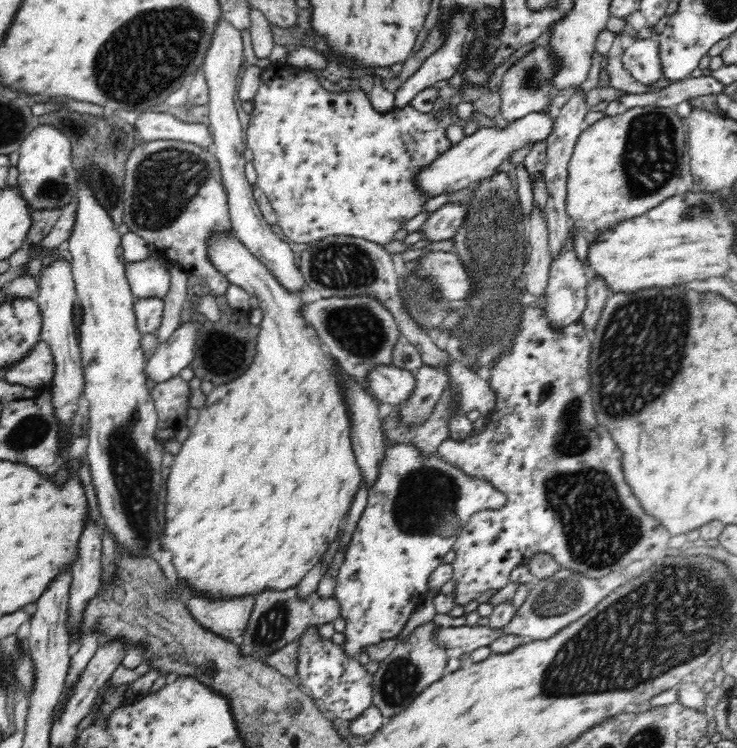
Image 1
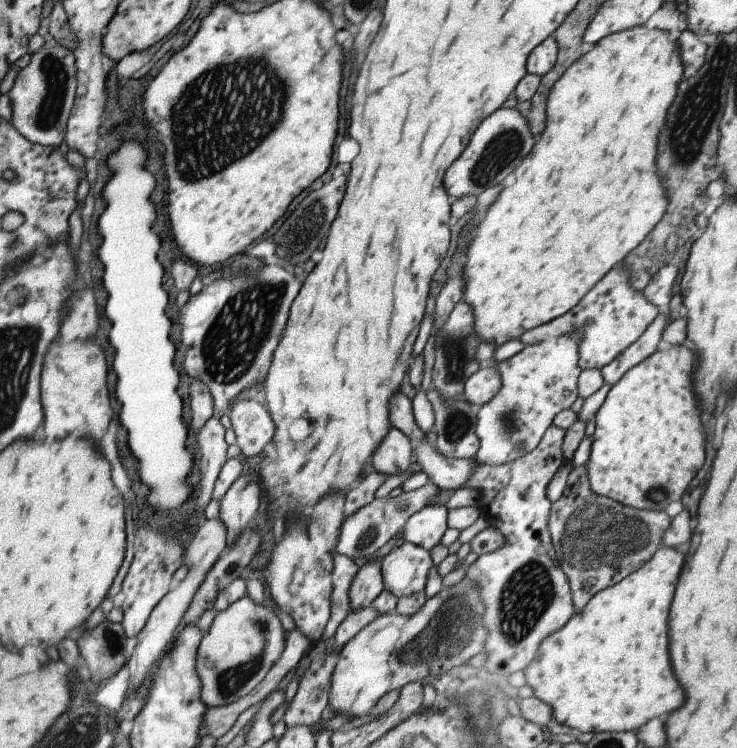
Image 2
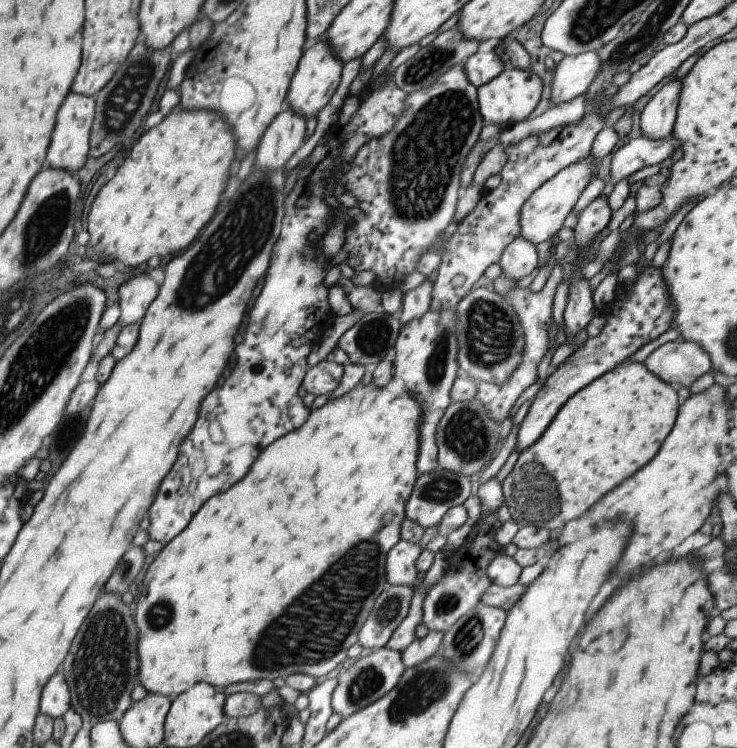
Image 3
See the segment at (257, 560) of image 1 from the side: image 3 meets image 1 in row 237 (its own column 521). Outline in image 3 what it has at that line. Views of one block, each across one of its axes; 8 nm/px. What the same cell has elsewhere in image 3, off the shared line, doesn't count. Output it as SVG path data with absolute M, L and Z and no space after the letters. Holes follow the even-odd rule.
M589 153L587 158L578 159L577 162L569 164L551 176L547 182L544 182L536 191L533 191L529 198L525 200L519 212L519 238L527 240L529 244L537 246L540 242L547 241L553 234L556 234L562 227L565 216L575 206L581 192L592 179L591 170L593 170L593 156Z

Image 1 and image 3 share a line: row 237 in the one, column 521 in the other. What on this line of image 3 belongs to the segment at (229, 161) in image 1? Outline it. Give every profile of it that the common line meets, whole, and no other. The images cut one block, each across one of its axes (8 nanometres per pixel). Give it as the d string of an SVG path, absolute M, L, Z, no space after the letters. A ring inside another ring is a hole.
M517 237L501 252L498 264L507 280L517 281L530 274L537 266L535 246Z

